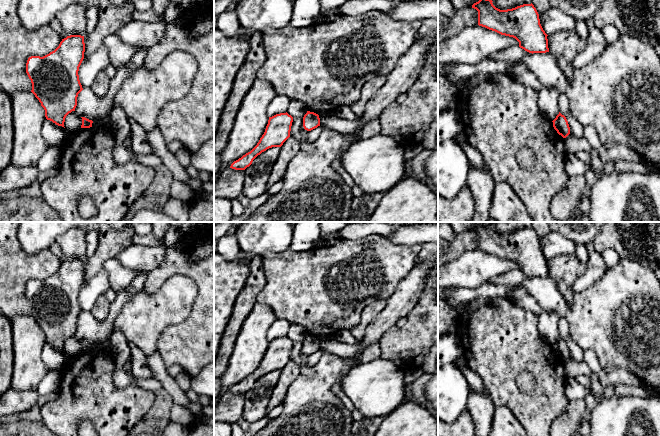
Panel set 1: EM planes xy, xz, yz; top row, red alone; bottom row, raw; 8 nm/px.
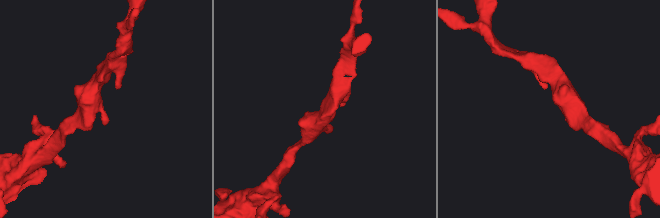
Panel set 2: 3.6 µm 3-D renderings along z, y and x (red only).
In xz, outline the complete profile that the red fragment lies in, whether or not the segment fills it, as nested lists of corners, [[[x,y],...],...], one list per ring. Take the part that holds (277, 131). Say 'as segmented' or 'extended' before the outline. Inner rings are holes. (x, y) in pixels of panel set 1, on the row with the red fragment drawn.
as segmented; [[[287,112],[269,117],[265,132],[257,145],[250,152],[234,161],[230,168],[235,170],[245,170],[262,152],[272,147],[281,147],[290,137],[292,122],[293,117]]]

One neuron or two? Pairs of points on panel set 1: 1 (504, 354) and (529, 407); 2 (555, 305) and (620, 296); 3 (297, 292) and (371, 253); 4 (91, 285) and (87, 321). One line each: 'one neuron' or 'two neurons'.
1: one neuron
2: two neurons
3: one neuron
4: two neurons

